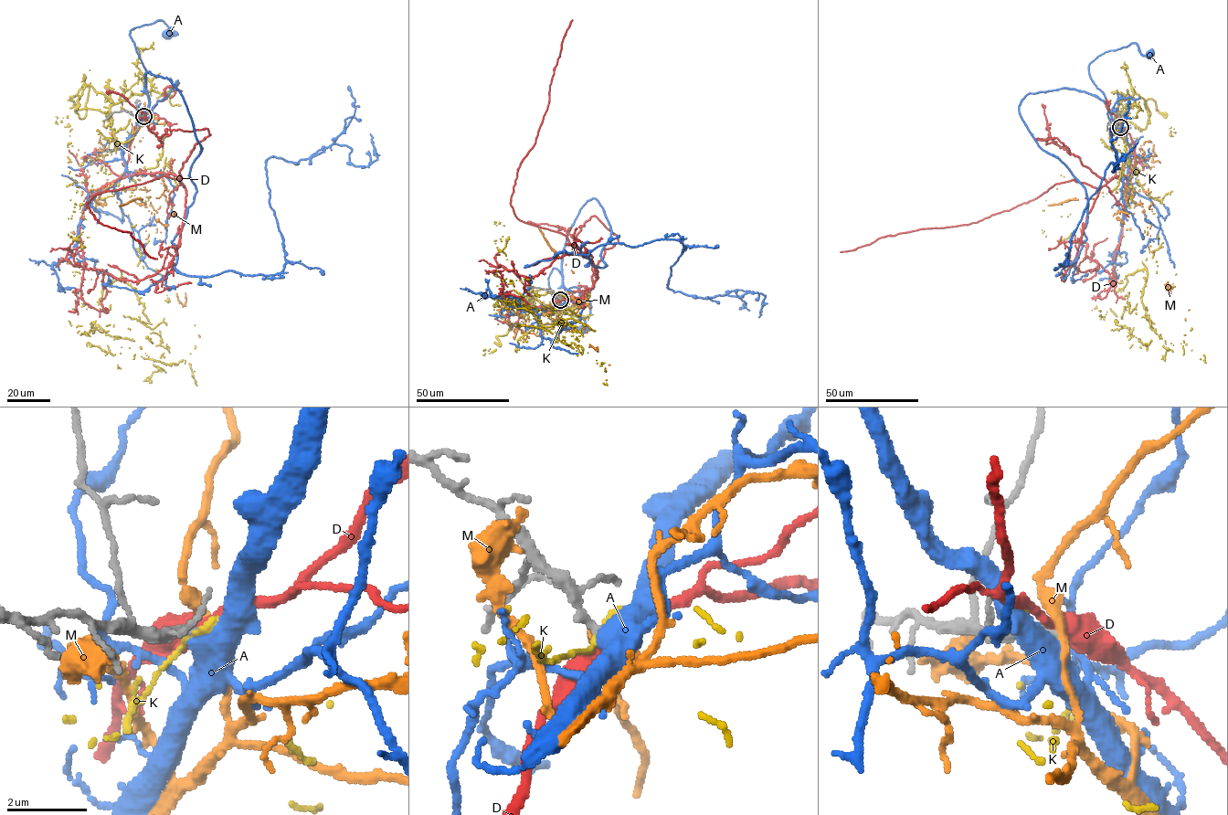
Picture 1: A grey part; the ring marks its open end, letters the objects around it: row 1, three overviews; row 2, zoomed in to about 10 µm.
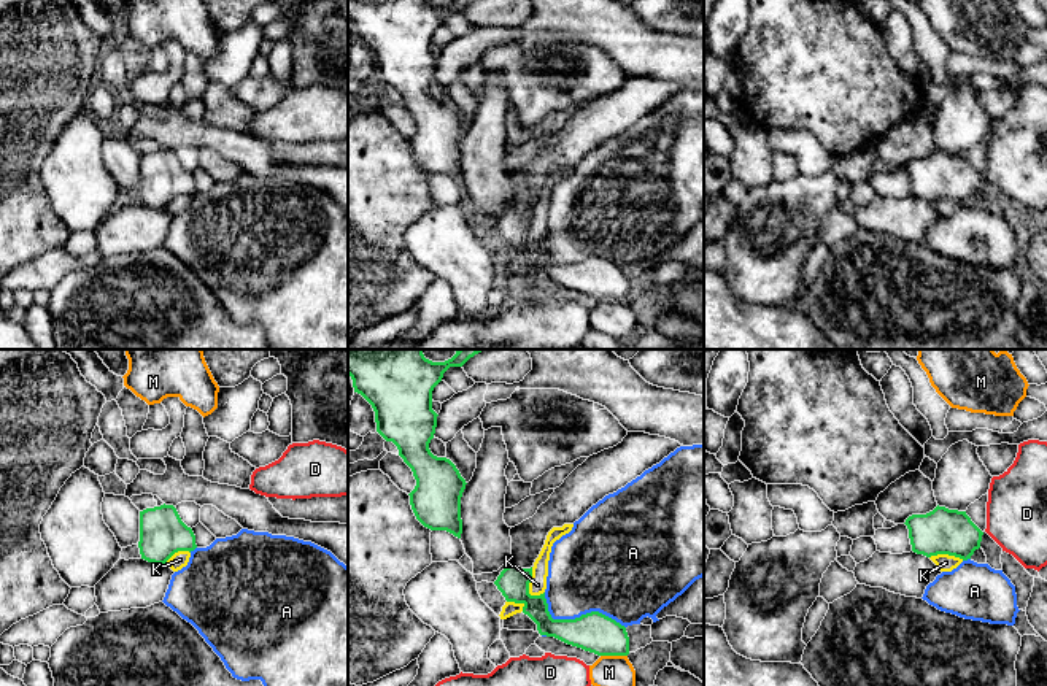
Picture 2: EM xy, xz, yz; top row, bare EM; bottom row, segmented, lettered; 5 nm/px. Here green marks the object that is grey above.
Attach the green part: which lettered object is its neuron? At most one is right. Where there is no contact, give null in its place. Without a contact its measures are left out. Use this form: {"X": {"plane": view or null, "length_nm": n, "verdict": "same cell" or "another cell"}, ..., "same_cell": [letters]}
{"A": {"plane": "xz", "length_nm": 460, "verdict": "another cell"}, "D": {"plane": null, "verdict": "another cell"}, "K": {"plane": "xz", "length_nm": 160, "verdict": "another cell"}, "M": {"plane": "xz", "length_nm": 140, "verdict": "another cell"}, "same_cell": []}

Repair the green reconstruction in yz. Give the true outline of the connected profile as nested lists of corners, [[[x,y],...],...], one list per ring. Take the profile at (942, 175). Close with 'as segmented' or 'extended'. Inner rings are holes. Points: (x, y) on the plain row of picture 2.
[[[939,149],[926,159],[909,160],[904,168],[912,195],[926,202],[948,198],[968,205],[980,192],[983,179],[966,156]]]; as segmented

